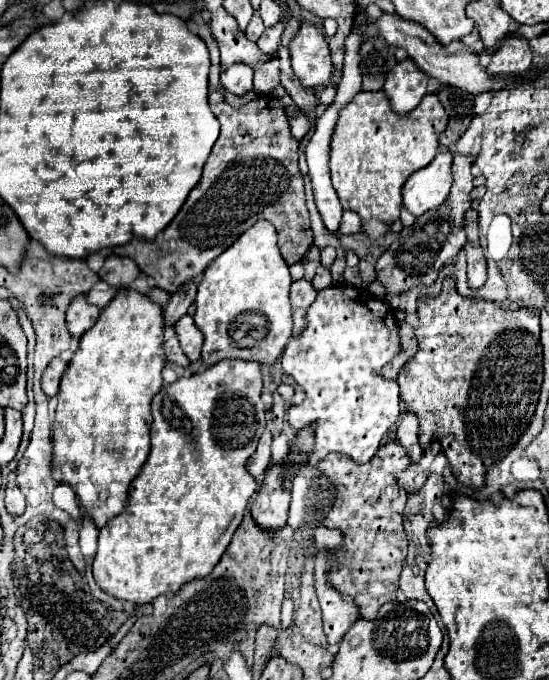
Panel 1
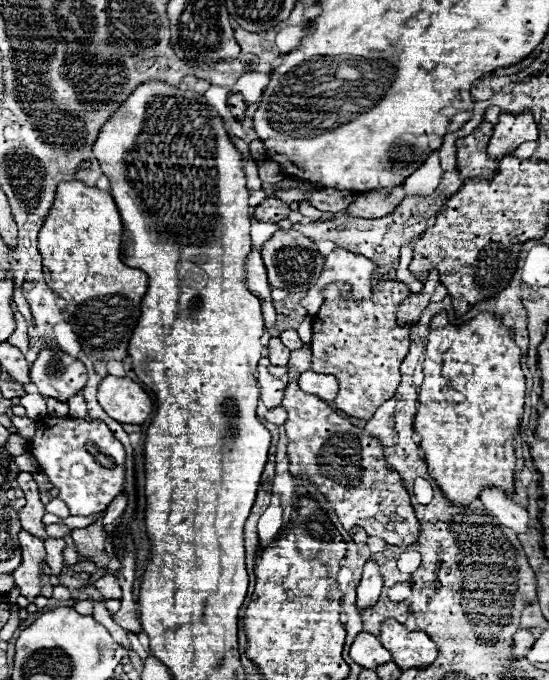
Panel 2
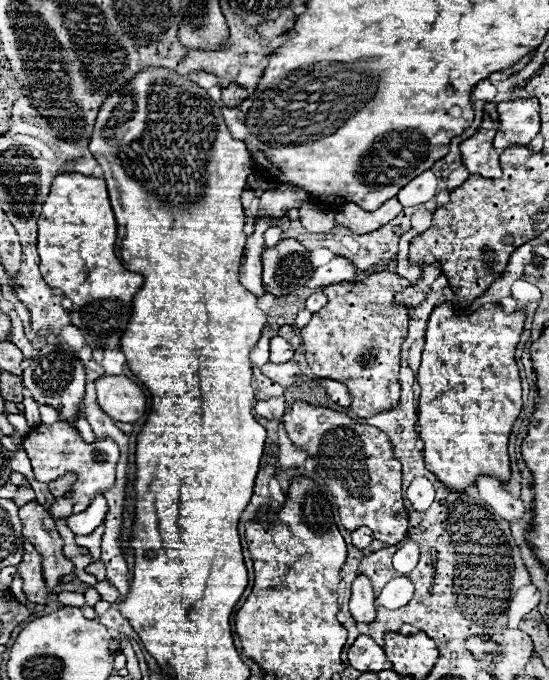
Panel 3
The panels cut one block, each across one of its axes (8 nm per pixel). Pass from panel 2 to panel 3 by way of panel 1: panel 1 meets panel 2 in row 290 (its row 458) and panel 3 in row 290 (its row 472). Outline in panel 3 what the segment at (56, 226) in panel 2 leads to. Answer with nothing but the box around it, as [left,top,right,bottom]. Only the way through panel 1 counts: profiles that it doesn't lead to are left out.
[38,172,144,348]

